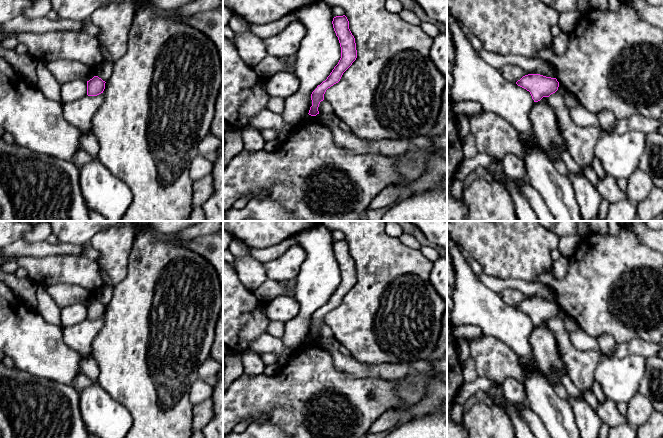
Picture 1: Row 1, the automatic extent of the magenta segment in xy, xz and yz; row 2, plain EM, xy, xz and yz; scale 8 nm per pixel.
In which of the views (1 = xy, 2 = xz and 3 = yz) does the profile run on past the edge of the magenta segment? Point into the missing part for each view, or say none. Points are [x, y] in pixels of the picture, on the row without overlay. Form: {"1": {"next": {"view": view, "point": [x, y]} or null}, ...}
{"1": {"next": null}, "2": {"next": null}, "3": {"next": null}}

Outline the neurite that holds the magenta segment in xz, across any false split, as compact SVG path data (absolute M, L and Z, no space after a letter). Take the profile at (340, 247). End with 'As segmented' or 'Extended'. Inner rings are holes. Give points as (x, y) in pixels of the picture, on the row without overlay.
M345 239L336 240L332 245L334 255L341 271L341 282L330 299L311 318L312 330L309 339L319 338L318 331L324 324L324 318L328 312L338 307L343 297L352 289L357 282L355 262L349 253L349 245Z. As segmented

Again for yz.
M540 298L525 299L516 308L529 315L534 326L540 325L543 321L549 321L559 311L559 306L556 302Z. As segmented

